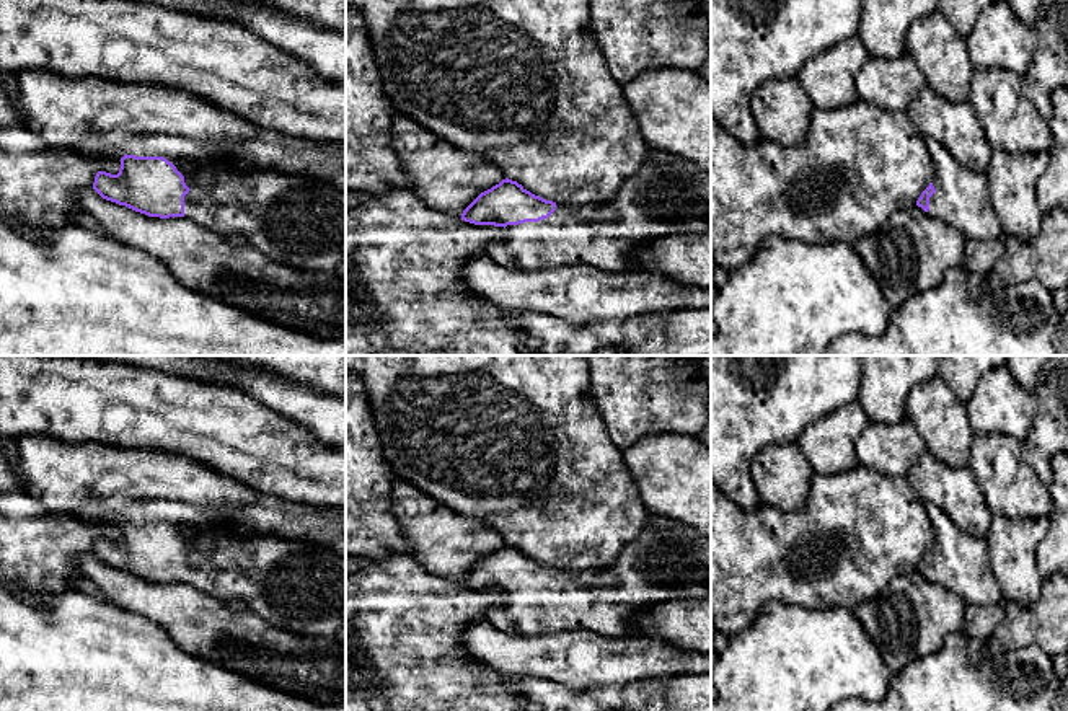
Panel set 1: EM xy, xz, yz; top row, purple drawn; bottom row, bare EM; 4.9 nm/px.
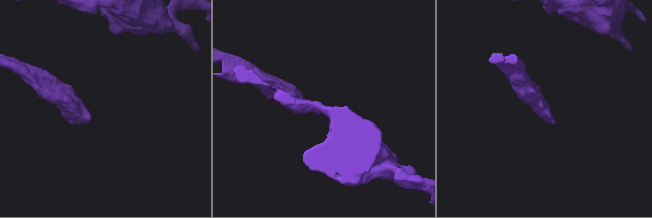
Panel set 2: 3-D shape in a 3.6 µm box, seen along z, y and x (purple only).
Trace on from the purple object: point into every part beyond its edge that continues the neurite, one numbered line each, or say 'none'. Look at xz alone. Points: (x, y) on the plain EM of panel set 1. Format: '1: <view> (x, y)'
1: xz (669, 561)

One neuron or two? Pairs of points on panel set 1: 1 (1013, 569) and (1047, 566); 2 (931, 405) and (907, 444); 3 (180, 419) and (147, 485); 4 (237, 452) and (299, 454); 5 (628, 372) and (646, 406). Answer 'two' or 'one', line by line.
1: two
2: two
3: two
4: one
5: one

